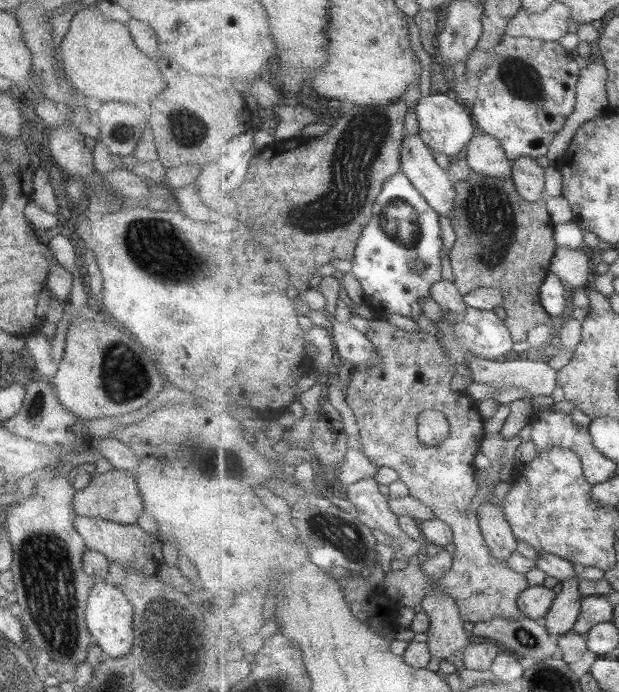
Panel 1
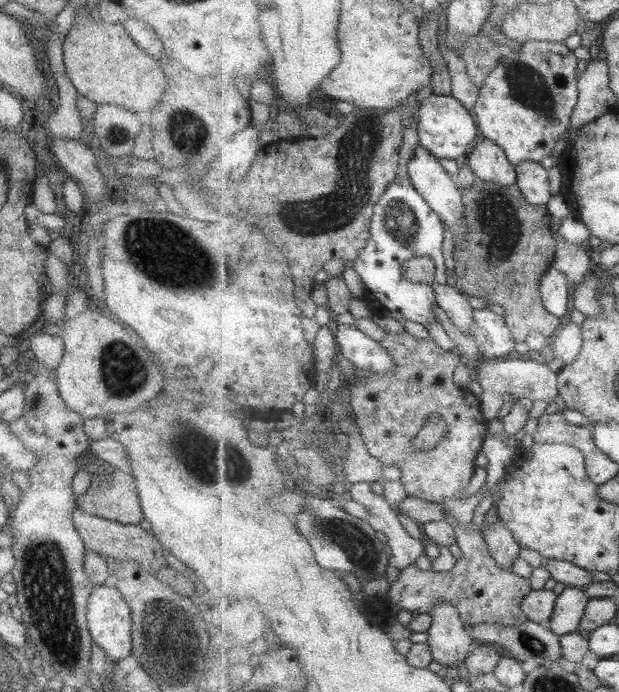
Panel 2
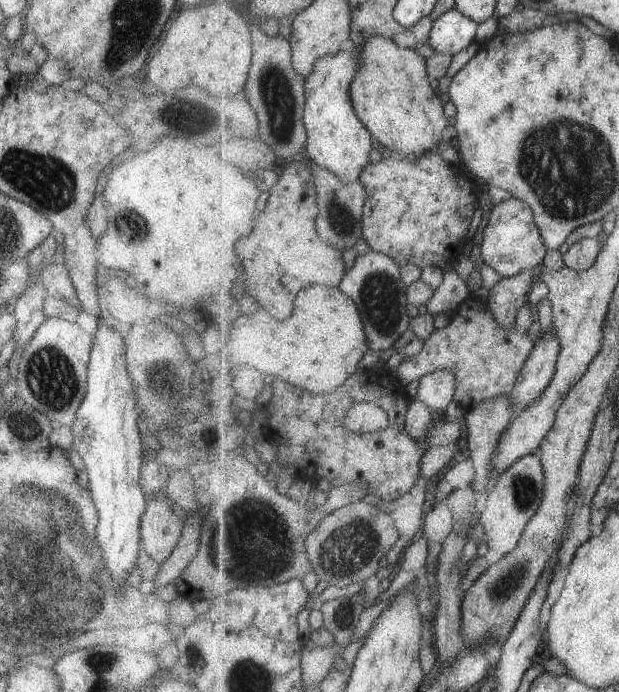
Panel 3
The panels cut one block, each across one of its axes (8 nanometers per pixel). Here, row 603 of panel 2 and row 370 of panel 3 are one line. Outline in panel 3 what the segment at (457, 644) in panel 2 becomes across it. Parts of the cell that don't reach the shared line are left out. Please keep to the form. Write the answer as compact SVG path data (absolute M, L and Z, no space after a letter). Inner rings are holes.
M437 370L420 379L417 397L442 415L455 396L455 374L451 370Z

